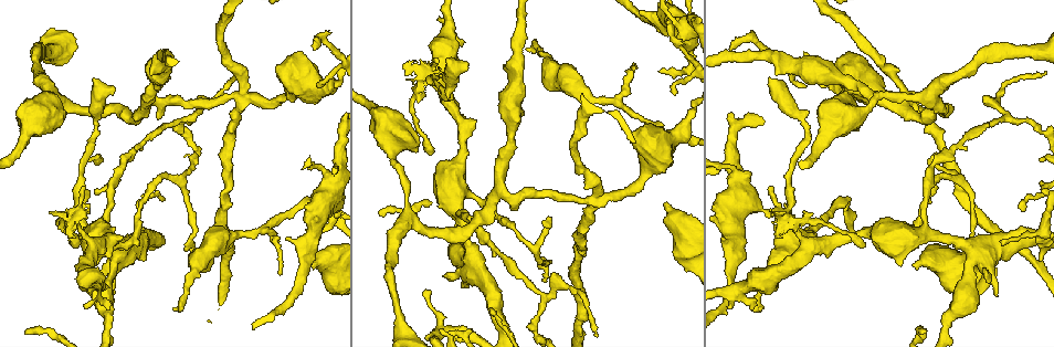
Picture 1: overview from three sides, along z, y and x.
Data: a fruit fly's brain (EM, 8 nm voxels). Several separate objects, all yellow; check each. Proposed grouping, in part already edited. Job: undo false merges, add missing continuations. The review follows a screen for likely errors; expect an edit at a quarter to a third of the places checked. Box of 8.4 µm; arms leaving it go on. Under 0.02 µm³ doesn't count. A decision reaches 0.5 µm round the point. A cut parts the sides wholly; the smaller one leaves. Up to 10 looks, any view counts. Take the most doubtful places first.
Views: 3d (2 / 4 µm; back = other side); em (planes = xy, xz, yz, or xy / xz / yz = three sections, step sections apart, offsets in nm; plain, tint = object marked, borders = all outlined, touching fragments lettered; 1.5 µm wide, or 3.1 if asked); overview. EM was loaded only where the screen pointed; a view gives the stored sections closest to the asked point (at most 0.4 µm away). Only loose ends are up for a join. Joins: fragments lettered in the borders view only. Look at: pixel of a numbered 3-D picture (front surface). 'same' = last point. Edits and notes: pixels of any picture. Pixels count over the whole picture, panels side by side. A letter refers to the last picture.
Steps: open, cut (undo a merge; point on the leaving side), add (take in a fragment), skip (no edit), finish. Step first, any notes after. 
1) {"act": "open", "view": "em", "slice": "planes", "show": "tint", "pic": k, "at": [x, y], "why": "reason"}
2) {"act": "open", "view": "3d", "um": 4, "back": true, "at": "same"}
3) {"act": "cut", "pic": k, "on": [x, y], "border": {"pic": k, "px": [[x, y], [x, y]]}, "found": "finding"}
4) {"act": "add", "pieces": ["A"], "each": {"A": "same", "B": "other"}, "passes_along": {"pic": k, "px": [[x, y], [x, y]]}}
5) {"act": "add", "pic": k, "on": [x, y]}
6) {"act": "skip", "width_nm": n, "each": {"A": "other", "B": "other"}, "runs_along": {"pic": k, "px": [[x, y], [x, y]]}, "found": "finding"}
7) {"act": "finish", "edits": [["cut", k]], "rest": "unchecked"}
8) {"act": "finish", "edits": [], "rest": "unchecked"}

{"act": "open", "view": "em", "slice": "planes", "show": "borders", "pic": 1, "at": [429, 72], "why": "arms part here"}

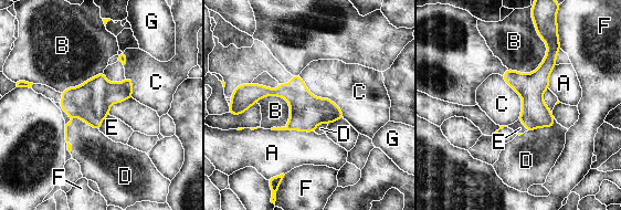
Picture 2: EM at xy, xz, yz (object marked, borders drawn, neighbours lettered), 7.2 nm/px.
{"act": "skip", "each": {"A": "other", "B": "other", "C": "other", "D": "other", "E": "other", "F": "other", "G": "other"}, "border": {"pic": 2, "px": [[298, 75], [344, 117]]}, "found": "continuous, no second neuron"}

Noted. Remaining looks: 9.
{"act": "open", "view": "3d", "um": 2, "pic": 1, "at": [662, 68], "why": "tapers out"}

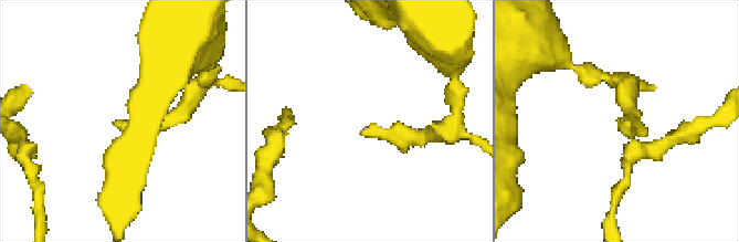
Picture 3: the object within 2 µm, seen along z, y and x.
{"act": "open", "view": "em", "slice": "xz", "step": 8, "show": "tint", "pic": 3, "at": [361, 130], "why": "need the tissue"}

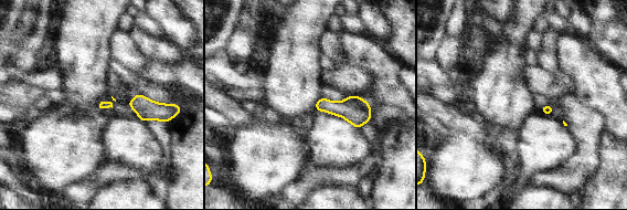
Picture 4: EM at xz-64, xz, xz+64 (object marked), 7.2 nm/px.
{"act": "open", "view": "em", "slice": "planes", "show": "borders", "at": "same"}

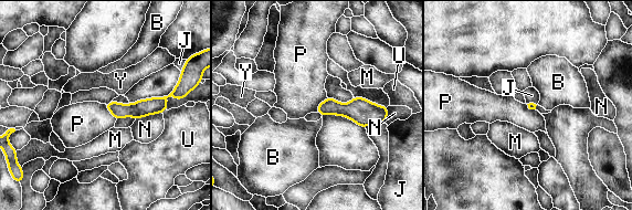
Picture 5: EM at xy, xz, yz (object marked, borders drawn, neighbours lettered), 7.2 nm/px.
{"act": "skip", "longest_contact_nm": ["N", 220], "each": {"B": "other", "J": "other", "M": "other", "N": "other", "P": "other", "U": "other", "Y": "other"}, "border": {"pic": 5, "px": [[327, 97], [318, 105], [316, 112]]}, "found": "none of them fits"}

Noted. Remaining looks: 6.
{"act": "open", "view": "em", "slice": "xy", "step": 8, "show": "tint", "pic": 1, "at": [663, 203], "why": "an open end"}

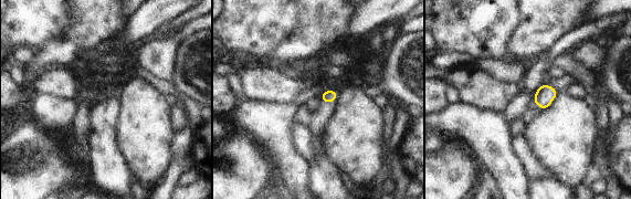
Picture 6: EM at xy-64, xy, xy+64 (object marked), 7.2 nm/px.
{"act": "open", "view": "em", "slice": "yz", "step": 8, "show": "borders", "at": "same", "why": "cut it another way"}

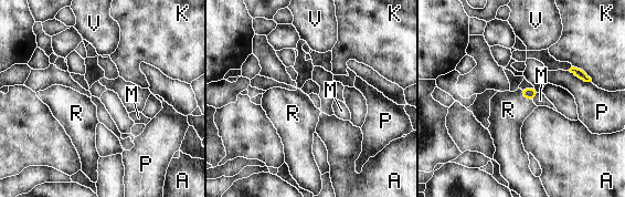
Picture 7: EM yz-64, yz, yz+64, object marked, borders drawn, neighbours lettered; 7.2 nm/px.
{"act": "add", "pieces": ["R"], "each": {"A": "other", "K": "other", "M": "other", "P": "other", "R": "same", "V": "other"}, "passes_along": {"pic": 7, "px": [[528, 93], [525, 96], [508, 110]]}, "found": "it goes on there"}

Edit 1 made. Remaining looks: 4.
{"act": "open", "view": "overview"}

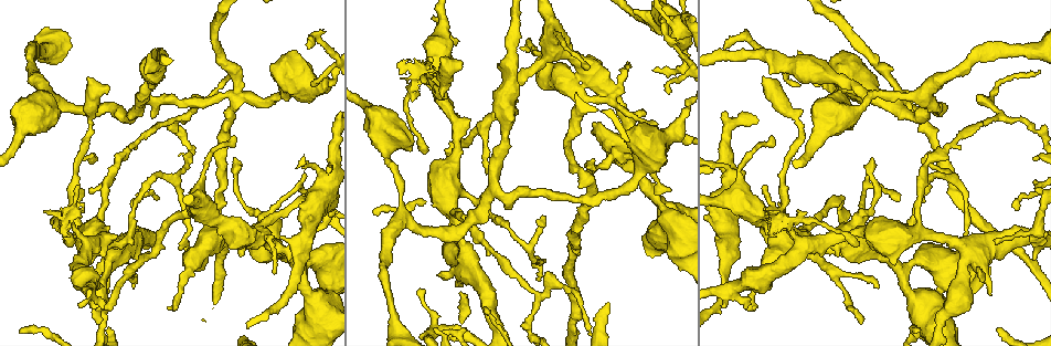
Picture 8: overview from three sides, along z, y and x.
{"act": "open", "view": "em", "slice": "xz", "step": 4, "show": "borders", "pic": 8, "at": [523, 47], "why": "thin end"}

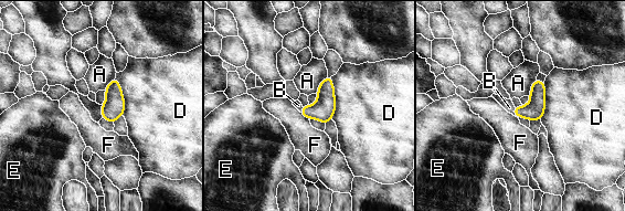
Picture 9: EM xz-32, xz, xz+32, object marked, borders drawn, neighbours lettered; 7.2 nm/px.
{"act": "open", "view": "em", "slice": "xy", "step": 4, "show": "borders", "at": "same", "why": "cut it another way"}

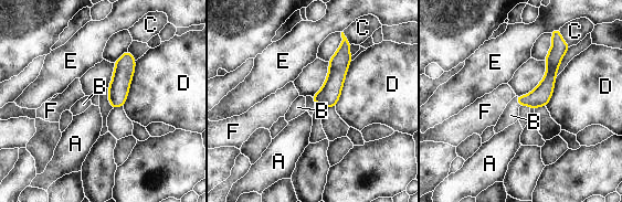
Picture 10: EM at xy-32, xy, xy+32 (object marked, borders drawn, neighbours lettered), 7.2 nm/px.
{"act": "add", "pieces": ["B"], "longest_contact_nm": ["D", 340], "each": {"A": "other", "B": "same", "C": "other", "D": "other", "E": "other", "F": "other"}, "passes_along": {"pic": 10, "px": [[540, 96], [516, 100], [510, 115]]}, "found": "the neuron continues"}

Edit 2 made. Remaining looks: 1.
{"act": "open", "view": "em", "slice": "planes", "show": "borders", "pic": 8, "at": [133, 285], "why": "branch stops here"}

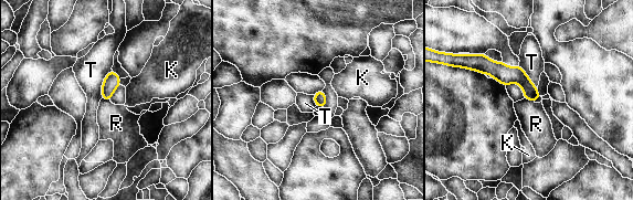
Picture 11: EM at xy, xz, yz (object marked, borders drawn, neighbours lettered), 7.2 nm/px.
{"act": "skip", "each": {"K": "other", "R": "other", "T": "other"}, "runs_along": {"pic": 11, "px": [[474, 59], [516, 75], [536, 96]]}, "found": "none of them fits"}

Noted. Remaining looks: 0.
{"act": "finish", "edits": [["add", 7], ["add", 10]], "rest": "unchecked"}

